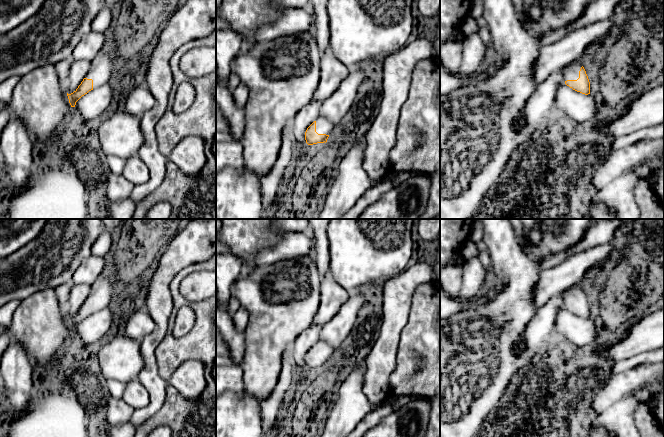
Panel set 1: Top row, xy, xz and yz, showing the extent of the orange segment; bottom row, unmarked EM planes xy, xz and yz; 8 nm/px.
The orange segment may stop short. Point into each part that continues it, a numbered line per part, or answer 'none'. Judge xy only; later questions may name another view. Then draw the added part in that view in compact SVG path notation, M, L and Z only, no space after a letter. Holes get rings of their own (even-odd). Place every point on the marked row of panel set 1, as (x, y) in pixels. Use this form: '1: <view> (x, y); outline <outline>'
1: xy (101, 68); outline M106 46L90 62L90 69L85 78L93 80L93 88L109 82L115 61L116 56L114 51Z

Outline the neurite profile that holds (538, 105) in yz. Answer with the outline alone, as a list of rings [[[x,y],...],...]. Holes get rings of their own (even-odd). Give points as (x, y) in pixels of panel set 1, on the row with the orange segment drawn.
[[[560,69],[539,84],[528,98],[518,125],[539,128],[549,111],[556,107],[557,89],[564,83],[564,74]]]

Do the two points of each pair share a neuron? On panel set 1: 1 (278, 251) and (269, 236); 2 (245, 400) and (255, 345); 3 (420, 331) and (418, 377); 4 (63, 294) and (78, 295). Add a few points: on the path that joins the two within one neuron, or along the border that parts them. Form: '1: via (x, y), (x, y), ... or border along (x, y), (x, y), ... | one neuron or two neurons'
1: border along (286, 232), (276, 244), (264, 247), (254, 255) | two neurons
2: border along (245, 389), (260, 403) | two neurons
3: via (424, 342), (424, 366) | one neuron
4: border along (72, 284), (66, 307) | two neurons

